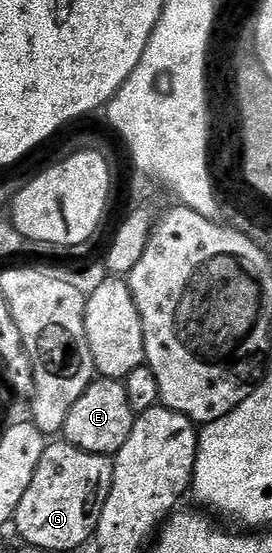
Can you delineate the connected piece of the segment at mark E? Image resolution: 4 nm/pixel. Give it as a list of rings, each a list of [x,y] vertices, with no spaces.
[[[98,377],[88,385],[88,389],[84,389],[80,401],[72,405],[60,435],[65,442],[79,447],[81,451],[113,457],[118,454],[124,441],[128,441],[128,433],[132,433],[135,418],[136,412],[132,409],[125,382],[120,379]]]

